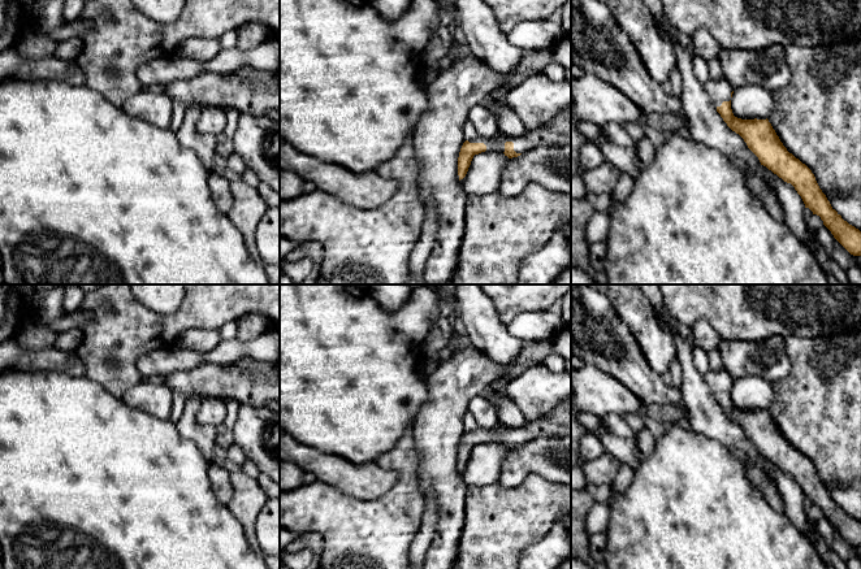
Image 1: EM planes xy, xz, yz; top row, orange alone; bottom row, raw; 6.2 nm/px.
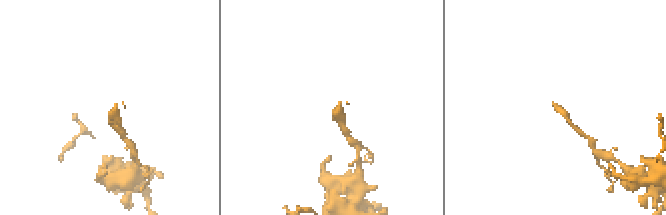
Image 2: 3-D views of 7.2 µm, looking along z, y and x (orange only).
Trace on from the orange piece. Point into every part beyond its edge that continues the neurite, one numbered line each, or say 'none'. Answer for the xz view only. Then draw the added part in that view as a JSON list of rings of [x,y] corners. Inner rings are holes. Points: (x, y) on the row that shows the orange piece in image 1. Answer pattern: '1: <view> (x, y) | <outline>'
1: xz (557, 131) | [[[571,104],[555,118],[538,127],[527,127],[519,136],[497,134],[492,139],[475,138],[470,143],[484,143],[486,151],[505,152],[505,143],[512,142],[516,153],[524,153],[540,145],[571,145]]]

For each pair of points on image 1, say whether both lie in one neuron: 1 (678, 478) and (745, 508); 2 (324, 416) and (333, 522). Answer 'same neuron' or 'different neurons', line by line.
1: same neuron
2: different neurons

